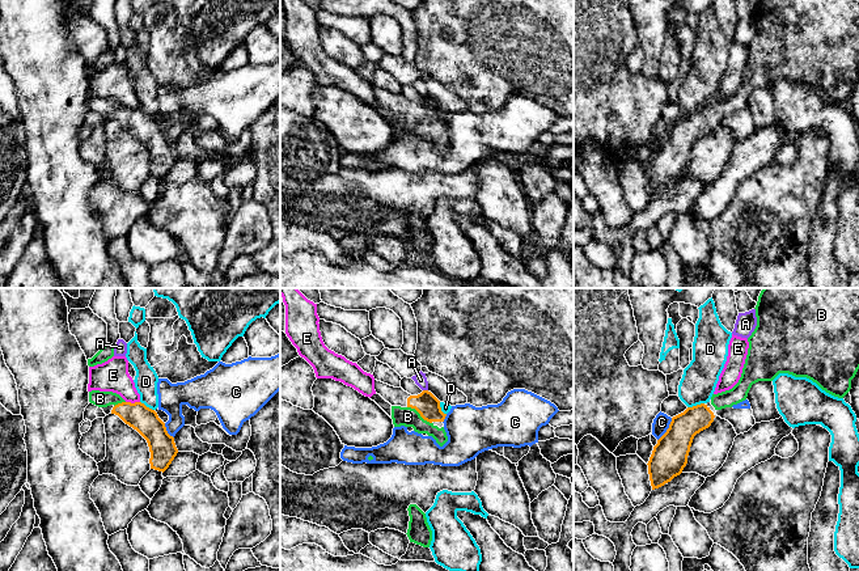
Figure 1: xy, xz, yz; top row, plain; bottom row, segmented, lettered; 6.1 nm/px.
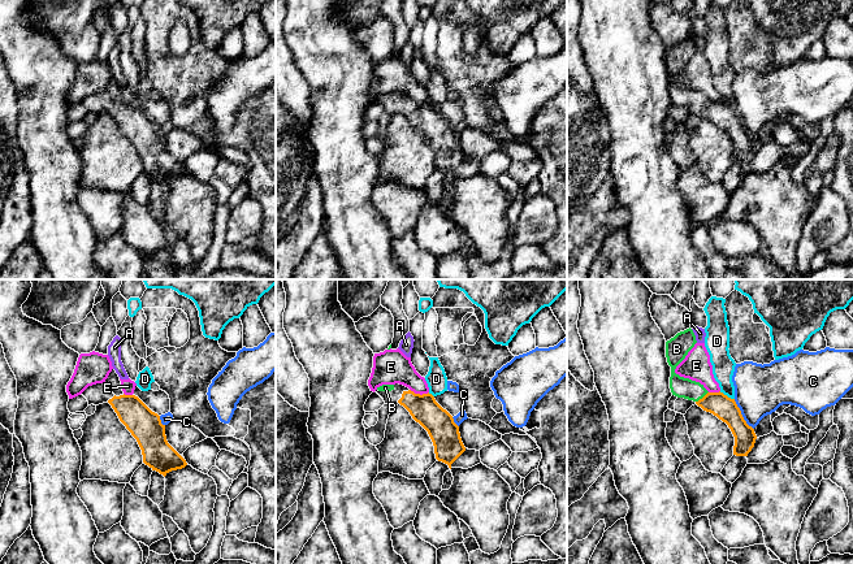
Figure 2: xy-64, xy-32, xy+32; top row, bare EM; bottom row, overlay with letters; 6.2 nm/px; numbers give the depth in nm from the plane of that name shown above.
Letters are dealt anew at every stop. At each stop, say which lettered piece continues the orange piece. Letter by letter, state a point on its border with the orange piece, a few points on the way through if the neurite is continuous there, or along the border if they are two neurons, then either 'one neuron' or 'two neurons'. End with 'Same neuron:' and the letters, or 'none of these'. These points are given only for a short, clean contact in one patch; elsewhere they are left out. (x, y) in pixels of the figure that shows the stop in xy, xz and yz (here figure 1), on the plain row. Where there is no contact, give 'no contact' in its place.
A: xz (426, 97) | along xz (423, 96), (427, 97) | two neurons
B: xz (419, 119) | across xz (426, 110), (419, 119), (407, 123) | one neuron
C: yz (667, 136) | along yz (672, 125), (667, 138), (657, 147) | two neurons
D: yz (695, 113) | along yz (703, 109), (688, 114) | two neurons
E: xy (132, 110) | along xy (126, 108), (139, 109) | two neurons
Same neuron: B

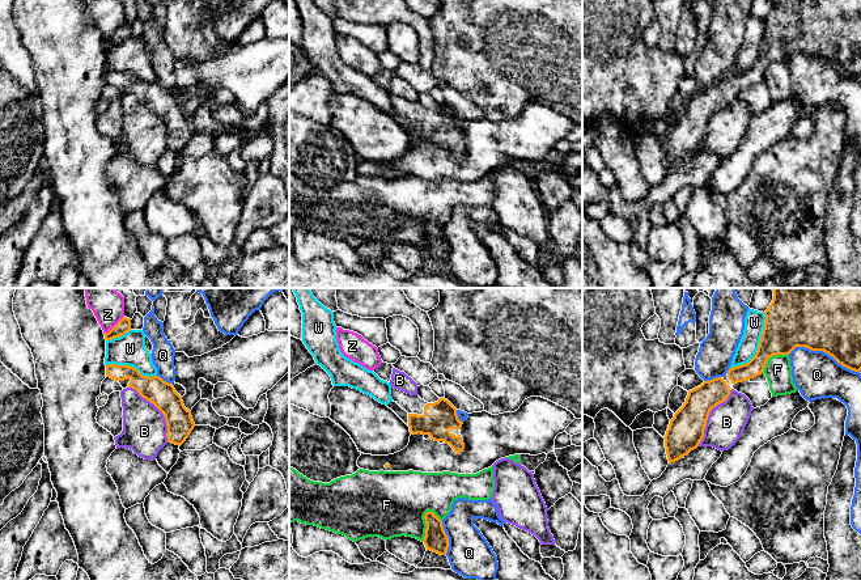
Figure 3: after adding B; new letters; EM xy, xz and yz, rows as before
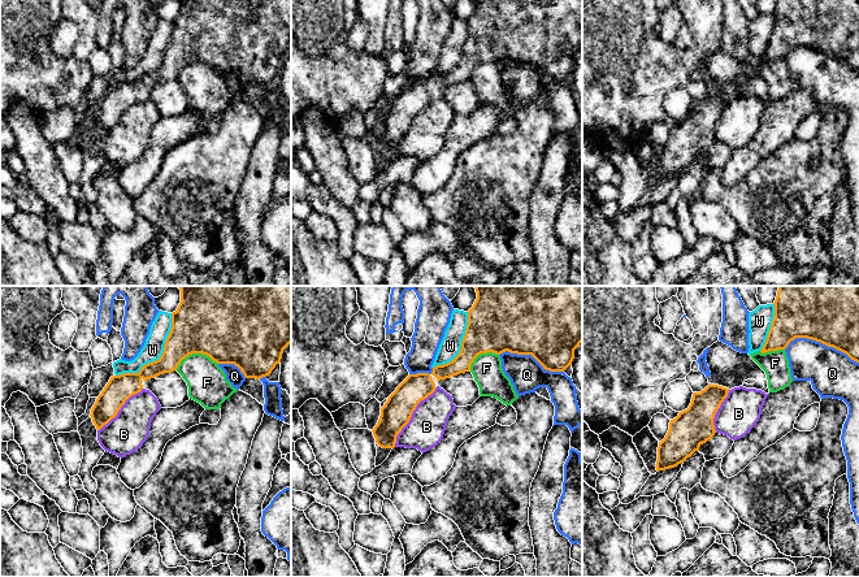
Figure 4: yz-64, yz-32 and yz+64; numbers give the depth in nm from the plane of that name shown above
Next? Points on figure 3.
B: xy (160, 117) | two neurons
F: xz (425, 229) | two neurons
Q: yz (823, 58) | two neurons
W: yz (759, 53) | two neurons
Z: xy (114, 33) | two neurons
Same neuron: none of these

